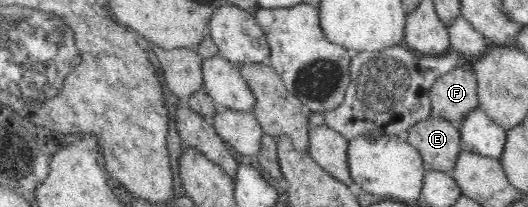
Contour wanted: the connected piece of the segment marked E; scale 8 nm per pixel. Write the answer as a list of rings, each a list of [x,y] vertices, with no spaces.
[[[431,115],[427,120],[411,125],[411,129],[408,129],[408,141],[417,149],[427,169],[450,174],[453,167],[455,167],[459,151],[463,150],[460,144],[459,125],[454,125],[449,119],[435,115]]]

